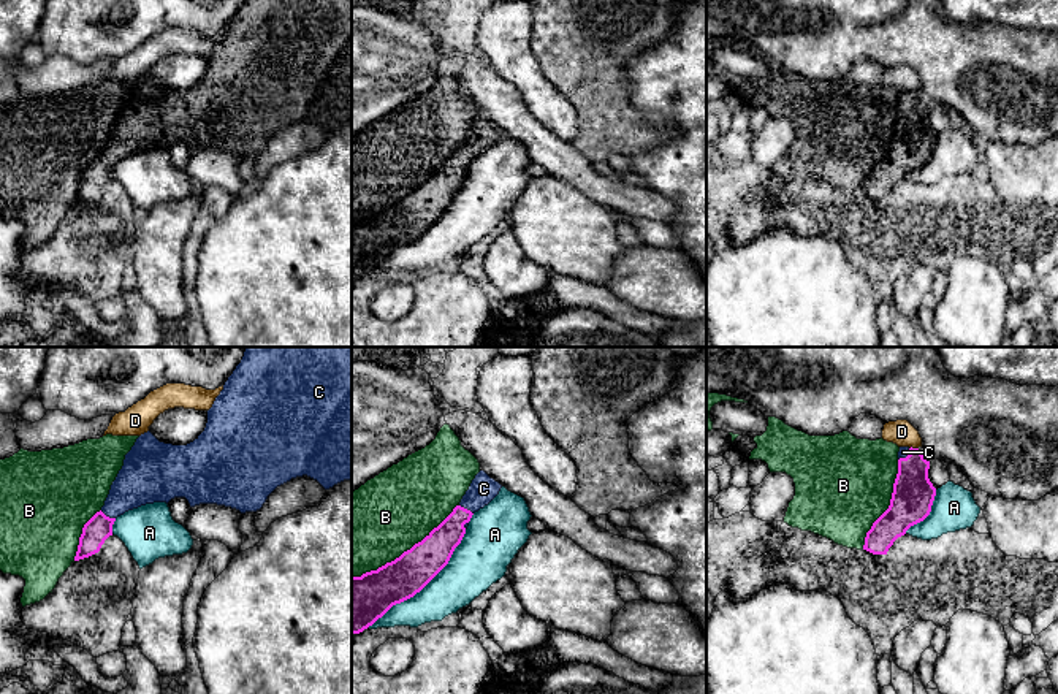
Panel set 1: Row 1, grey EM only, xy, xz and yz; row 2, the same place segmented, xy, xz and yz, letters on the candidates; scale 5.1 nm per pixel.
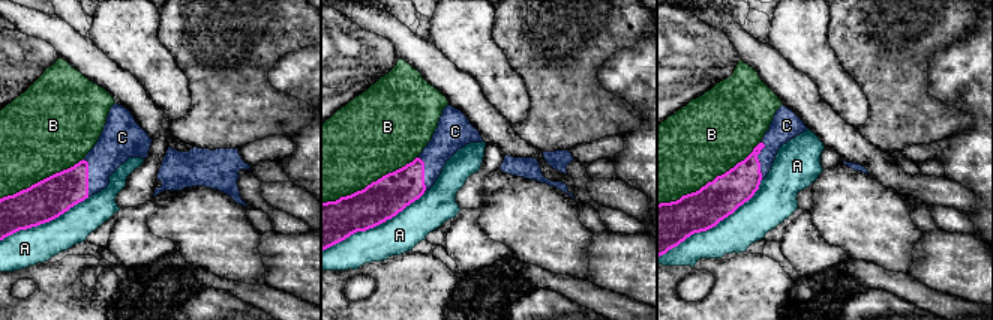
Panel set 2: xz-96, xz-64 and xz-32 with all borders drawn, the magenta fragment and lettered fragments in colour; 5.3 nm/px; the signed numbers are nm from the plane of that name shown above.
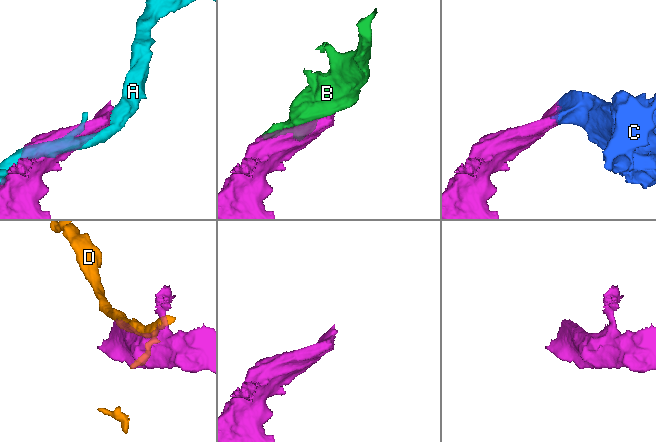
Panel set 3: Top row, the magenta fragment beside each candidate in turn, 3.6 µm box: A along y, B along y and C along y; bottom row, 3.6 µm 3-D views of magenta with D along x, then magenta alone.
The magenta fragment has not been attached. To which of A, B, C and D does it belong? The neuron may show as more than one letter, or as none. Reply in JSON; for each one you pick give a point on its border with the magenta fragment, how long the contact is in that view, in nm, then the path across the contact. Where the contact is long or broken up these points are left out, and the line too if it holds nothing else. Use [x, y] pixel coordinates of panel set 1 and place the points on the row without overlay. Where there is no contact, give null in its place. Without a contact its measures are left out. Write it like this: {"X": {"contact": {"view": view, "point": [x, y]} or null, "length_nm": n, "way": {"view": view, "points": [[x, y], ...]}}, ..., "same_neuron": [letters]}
{"C": {"contact": {"view": "xy", "point": [108, 162]}, "length_nm": 90}, "same_neuron": ["C"]}

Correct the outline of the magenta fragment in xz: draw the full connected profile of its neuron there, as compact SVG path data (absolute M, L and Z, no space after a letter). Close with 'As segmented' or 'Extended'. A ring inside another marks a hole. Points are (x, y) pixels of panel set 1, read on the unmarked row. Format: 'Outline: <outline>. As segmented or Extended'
Outline: M480 116L453 157L421 187L377 215L352 222L352 279L360 279L393 250L420 238L450 206L475 157L488 151L502 130Z. Extended

